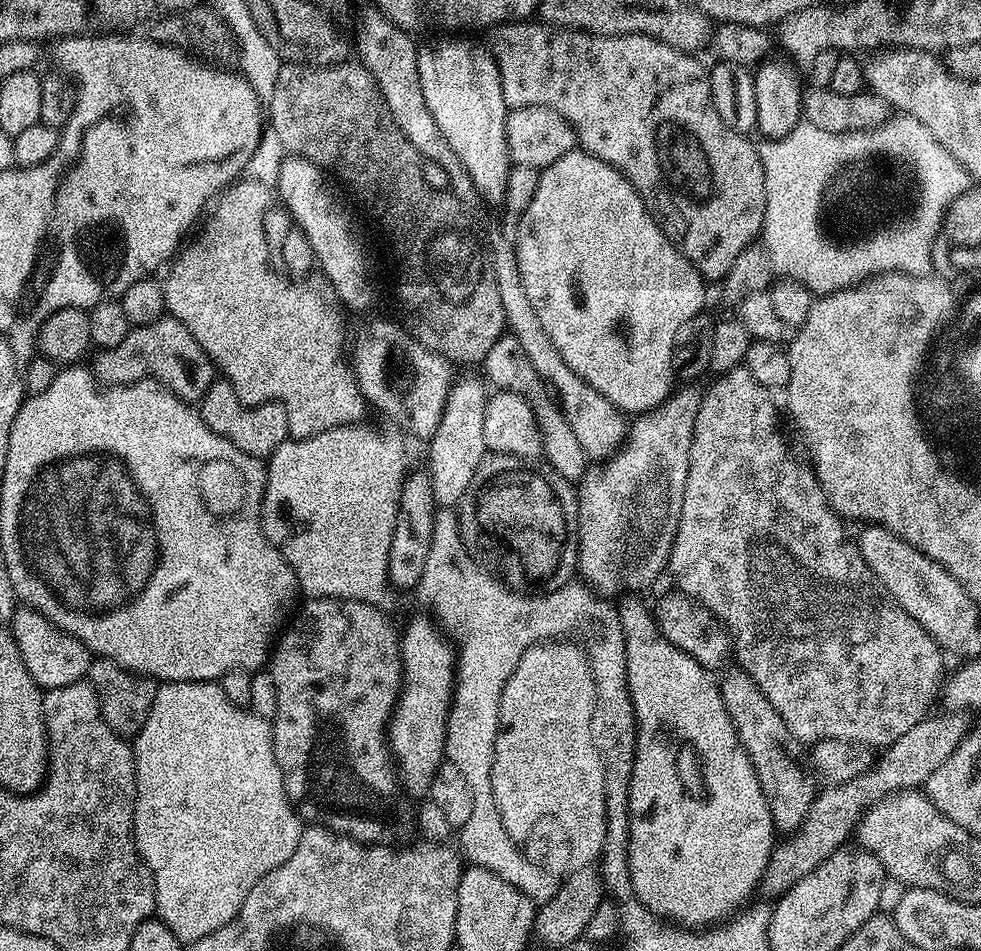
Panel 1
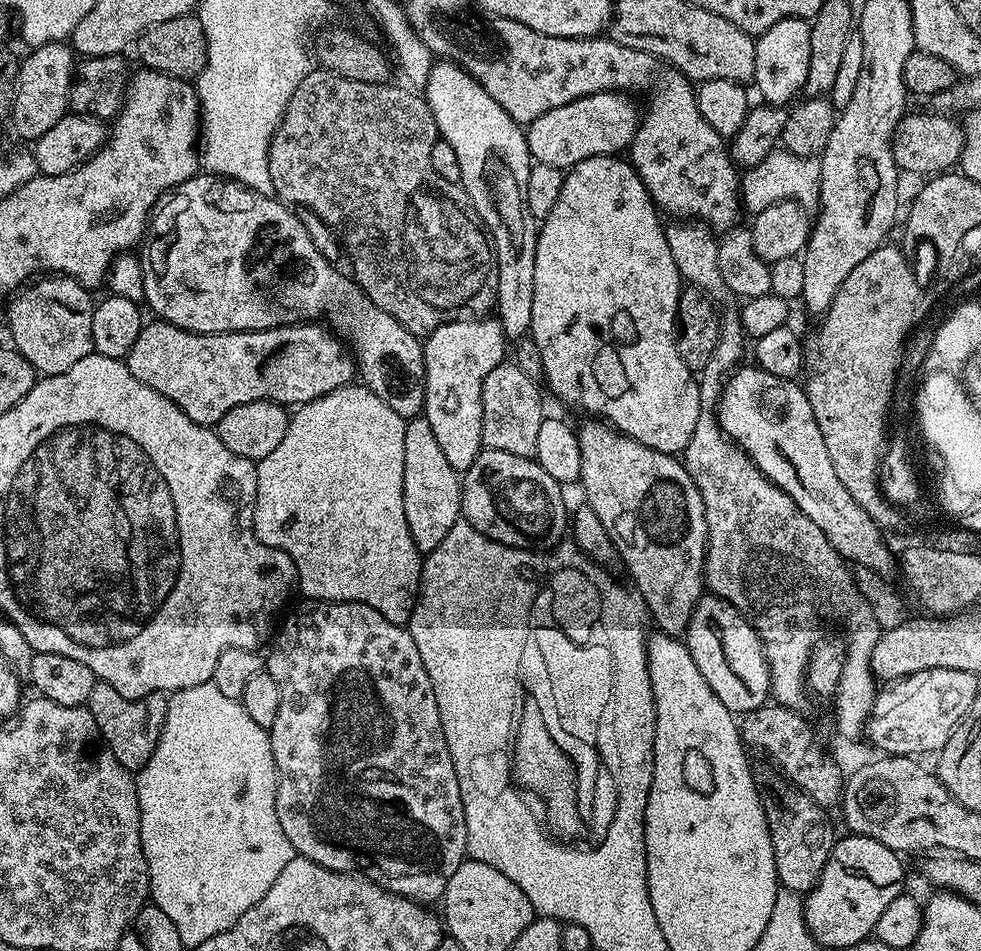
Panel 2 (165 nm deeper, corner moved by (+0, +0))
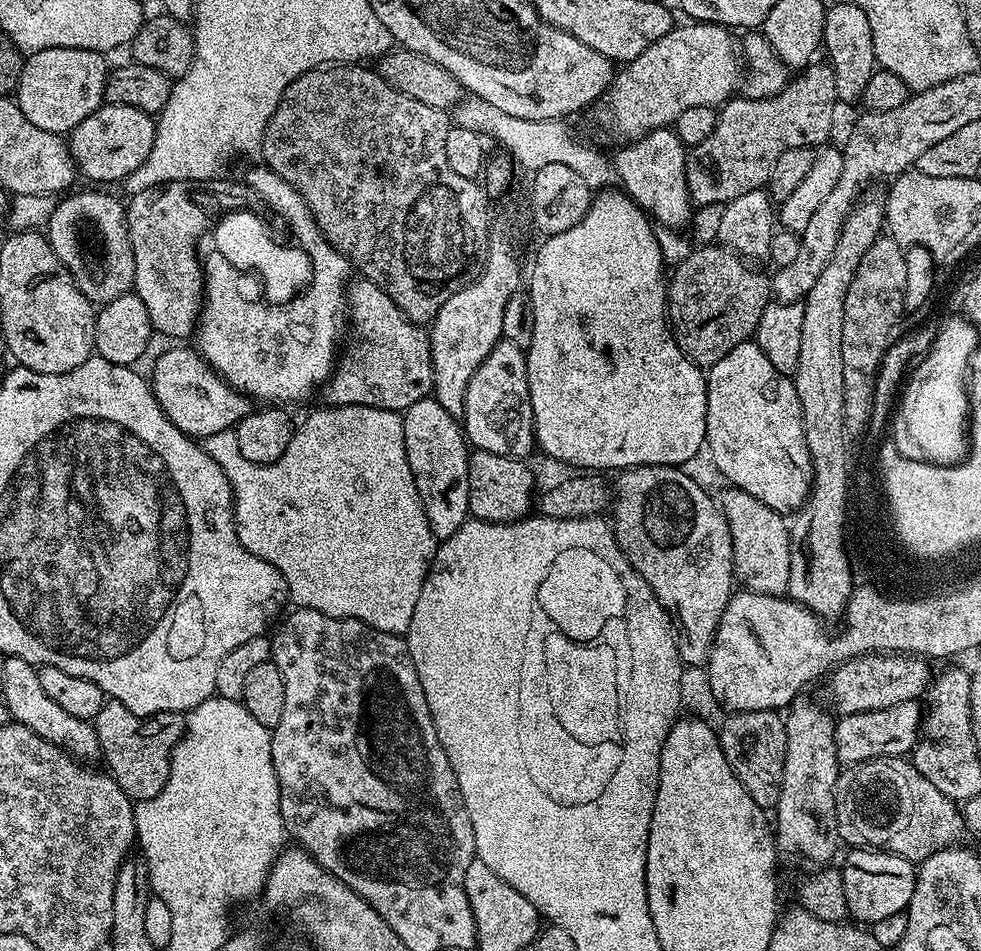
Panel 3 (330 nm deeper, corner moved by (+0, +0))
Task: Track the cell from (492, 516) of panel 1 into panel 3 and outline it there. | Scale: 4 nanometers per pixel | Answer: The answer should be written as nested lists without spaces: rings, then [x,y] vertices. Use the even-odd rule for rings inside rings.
[[[479,450],[473,451],[468,458],[468,511],[477,520],[488,520],[492,524],[511,524],[517,520],[525,519],[533,511],[534,508],[534,492],[532,496],[532,472],[527,468],[523,459],[515,456],[499,456],[498,454],[490,454]]]

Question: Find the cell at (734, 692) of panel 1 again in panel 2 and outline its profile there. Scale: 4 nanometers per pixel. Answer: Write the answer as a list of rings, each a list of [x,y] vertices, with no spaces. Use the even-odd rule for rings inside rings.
[[[771,771],[765,774],[764,780],[762,776],[758,787],[770,830],[770,842],[774,846],[776,879],[785,888],[807,894],[818,882],[838,839],[838,832],[832,829],[825,809],[815,804],[801,788],[785,780],[779,771]]]

